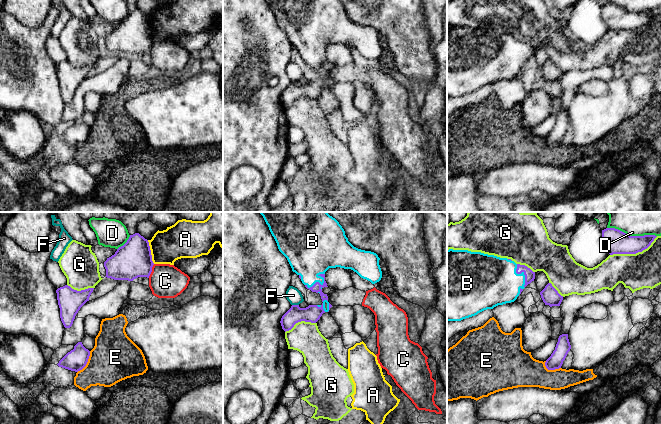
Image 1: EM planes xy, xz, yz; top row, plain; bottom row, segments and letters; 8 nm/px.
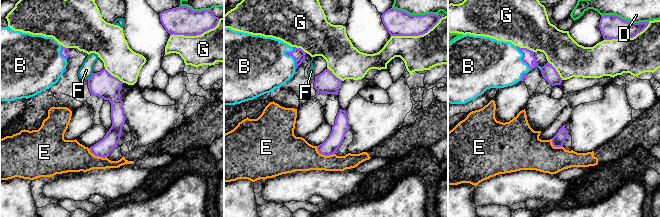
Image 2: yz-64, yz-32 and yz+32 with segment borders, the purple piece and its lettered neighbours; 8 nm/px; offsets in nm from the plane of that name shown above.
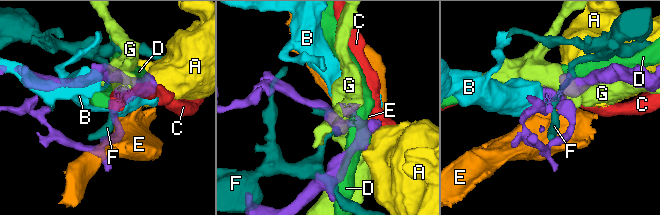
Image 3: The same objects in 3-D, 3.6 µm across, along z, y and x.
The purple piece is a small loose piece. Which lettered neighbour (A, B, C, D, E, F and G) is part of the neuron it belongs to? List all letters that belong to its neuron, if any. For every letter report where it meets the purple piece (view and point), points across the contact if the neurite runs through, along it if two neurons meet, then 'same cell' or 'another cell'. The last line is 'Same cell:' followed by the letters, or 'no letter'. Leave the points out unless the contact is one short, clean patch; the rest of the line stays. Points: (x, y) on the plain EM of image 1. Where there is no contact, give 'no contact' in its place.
A: contact xy (150, 28); another cell
B: contact xz (319, 59); same cell
C: contact xy (151, 47); border xy (154, 40), (148, 53); another cell
D: contact yz (632, 12); another cell
E: contact xy (87, 137); border xy (90, 127), (87, 139), (77, 148); another cell
F: contact xz (295, 81); another cell
G: contact yz (634, 29); another cell
Same cell: B

